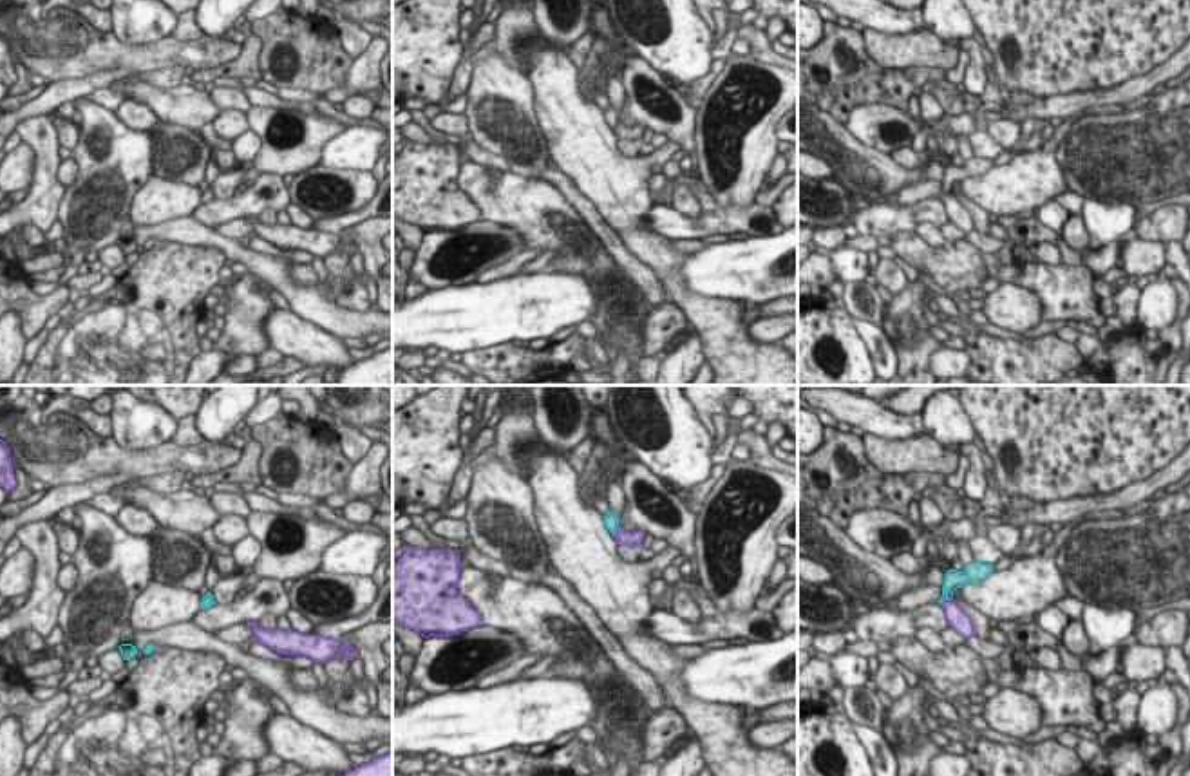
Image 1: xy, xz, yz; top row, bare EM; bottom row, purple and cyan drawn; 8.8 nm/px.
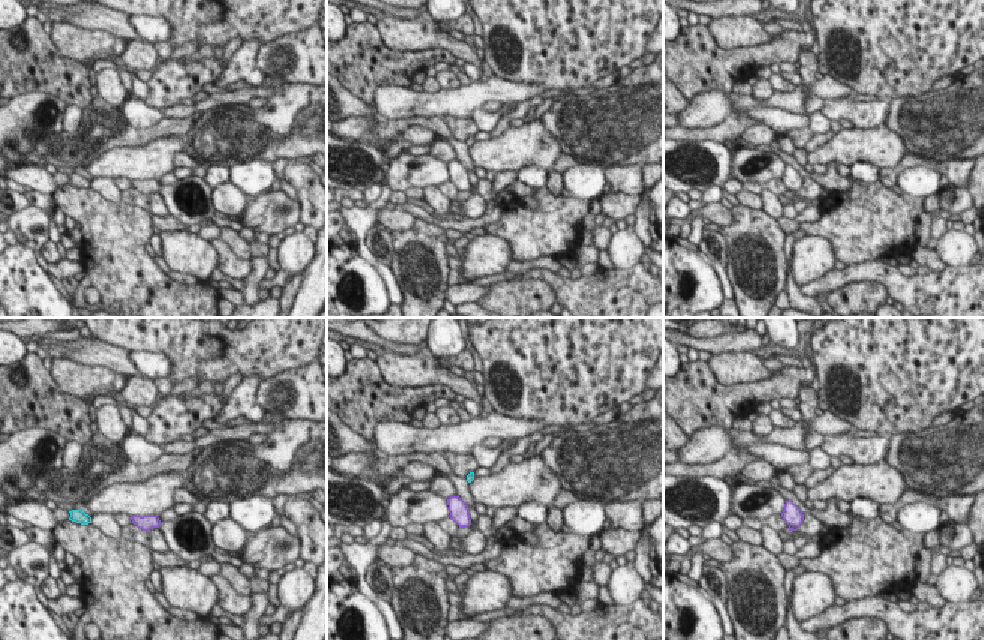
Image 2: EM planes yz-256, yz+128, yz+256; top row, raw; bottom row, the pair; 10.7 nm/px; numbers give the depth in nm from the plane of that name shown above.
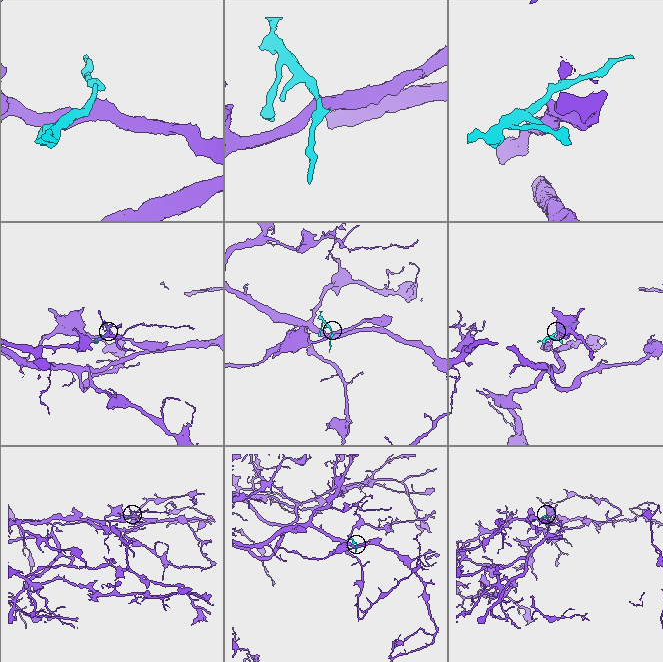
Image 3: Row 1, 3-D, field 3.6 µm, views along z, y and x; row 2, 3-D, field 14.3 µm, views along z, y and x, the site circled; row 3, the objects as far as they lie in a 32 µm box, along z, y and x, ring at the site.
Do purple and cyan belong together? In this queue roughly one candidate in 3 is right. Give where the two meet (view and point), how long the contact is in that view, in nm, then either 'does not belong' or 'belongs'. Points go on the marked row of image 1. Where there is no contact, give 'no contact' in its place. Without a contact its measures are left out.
contact yz (944, 599); length 120 nm; does not belong

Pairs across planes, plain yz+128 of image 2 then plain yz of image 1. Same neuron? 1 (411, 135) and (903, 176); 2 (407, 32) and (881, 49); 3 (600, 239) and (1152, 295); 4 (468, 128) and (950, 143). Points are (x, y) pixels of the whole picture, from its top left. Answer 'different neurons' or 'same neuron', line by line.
1: different neurons
2: same neuron
3: different neurons
4: same neuron

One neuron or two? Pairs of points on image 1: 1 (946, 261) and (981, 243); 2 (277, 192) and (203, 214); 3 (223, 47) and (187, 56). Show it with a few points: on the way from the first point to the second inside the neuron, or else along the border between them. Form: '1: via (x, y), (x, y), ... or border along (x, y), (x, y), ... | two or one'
1: border along (966, 239), (979, 252) | two
2: via (259, 199), (221, 210) | one
3: via (214, 51), (196, 55) | one

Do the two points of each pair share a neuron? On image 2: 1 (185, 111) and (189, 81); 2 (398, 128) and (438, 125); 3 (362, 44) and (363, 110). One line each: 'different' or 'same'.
1: different
2: same
3: different

